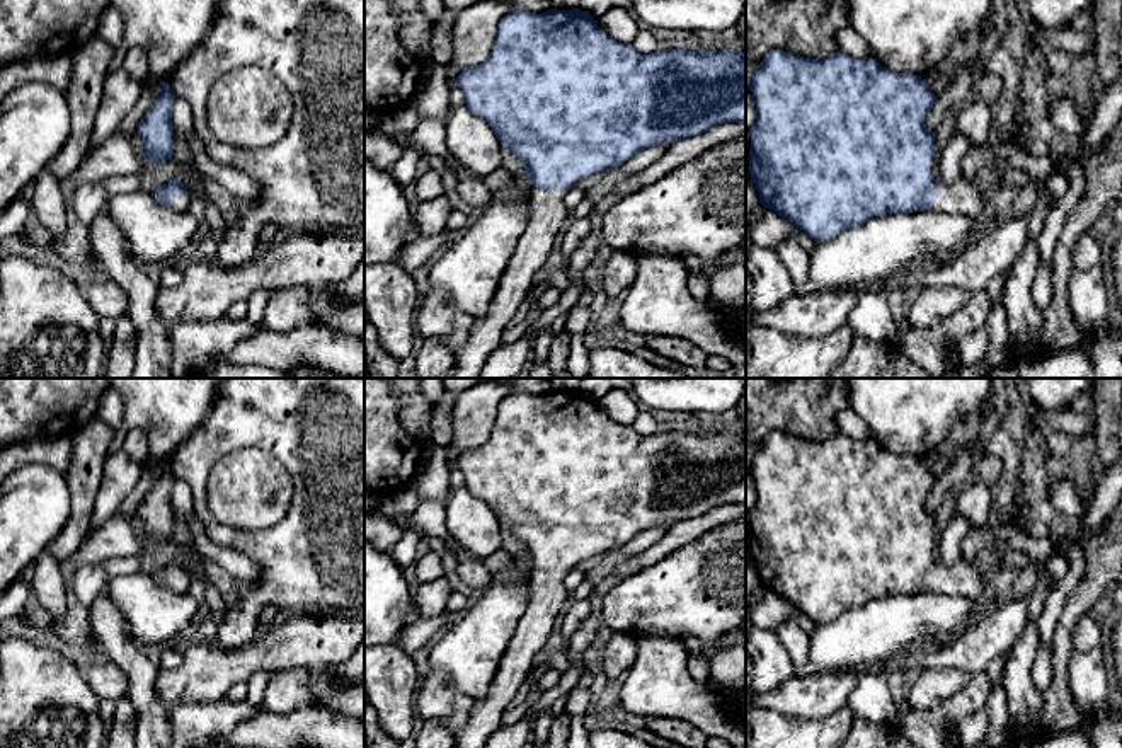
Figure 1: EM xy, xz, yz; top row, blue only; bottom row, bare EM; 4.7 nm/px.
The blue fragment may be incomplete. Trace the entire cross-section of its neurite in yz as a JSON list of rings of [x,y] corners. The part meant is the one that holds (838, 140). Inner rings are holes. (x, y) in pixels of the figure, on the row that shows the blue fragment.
[[[771,49],[763,61],[754,66],[754,73],[746,82],[753,92],[756,102],[756,123],[749,129],[751,150],[749,150],[749,174],[759,193],[759,203],[764,208],[776,211],[787,218],[793,227],[804,230],[816,244],[829,242],[841,232],[867,223],[873,216],[885,213],[914,213],[936,208],[943,213],[962,213],[970,218],[982,216],[986,213],[986,194],[974,181],[959,181],[955,184],[943,184],[933,177],[933,157],[935,157],[935,135],[926,128],[926,118],[936,101],[928,85],[919,75],[897,73],[882,66],[875,58],[853,58],[848,53],[838,49],[827,58],[805,58],[783,49]]]

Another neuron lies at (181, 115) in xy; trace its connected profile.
[[[175,97],[172,109],[172,126],[186,141],[191,133],[194,133],[192,126],[192,111],[189,104],[182,97]]]

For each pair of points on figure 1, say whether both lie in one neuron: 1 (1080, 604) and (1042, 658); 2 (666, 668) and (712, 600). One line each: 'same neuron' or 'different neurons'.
1: different neurons
2: different neurons

